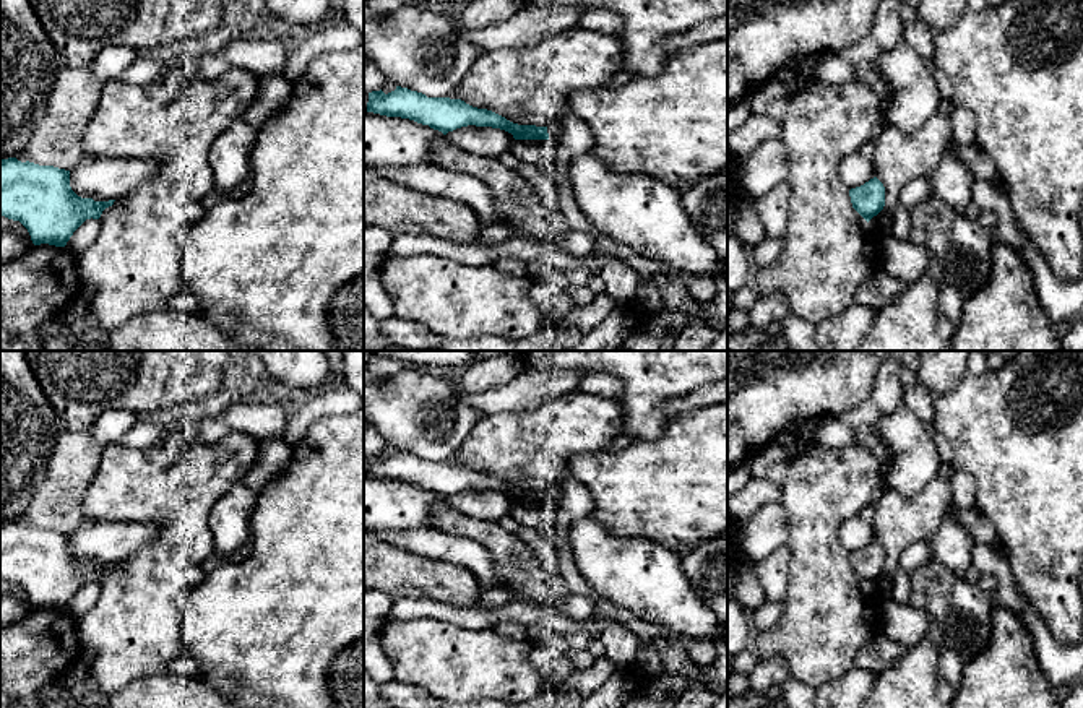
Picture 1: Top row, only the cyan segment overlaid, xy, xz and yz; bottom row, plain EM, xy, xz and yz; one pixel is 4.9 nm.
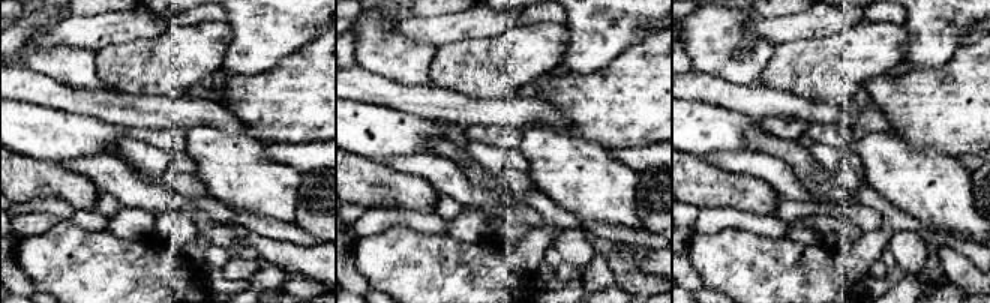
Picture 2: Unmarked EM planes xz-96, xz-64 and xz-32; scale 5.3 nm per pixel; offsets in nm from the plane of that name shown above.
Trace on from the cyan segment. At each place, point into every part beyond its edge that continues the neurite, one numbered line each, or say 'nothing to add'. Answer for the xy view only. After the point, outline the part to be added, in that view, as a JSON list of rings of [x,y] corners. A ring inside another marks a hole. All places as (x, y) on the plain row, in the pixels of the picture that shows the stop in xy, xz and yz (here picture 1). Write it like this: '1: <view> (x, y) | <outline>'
nothing to add

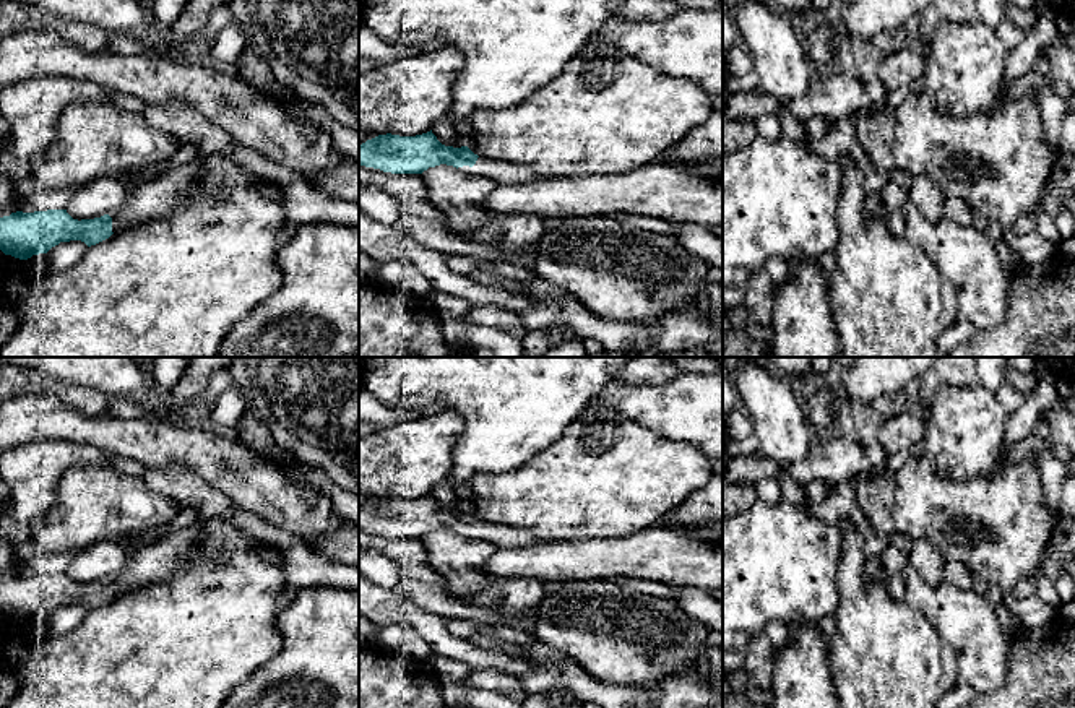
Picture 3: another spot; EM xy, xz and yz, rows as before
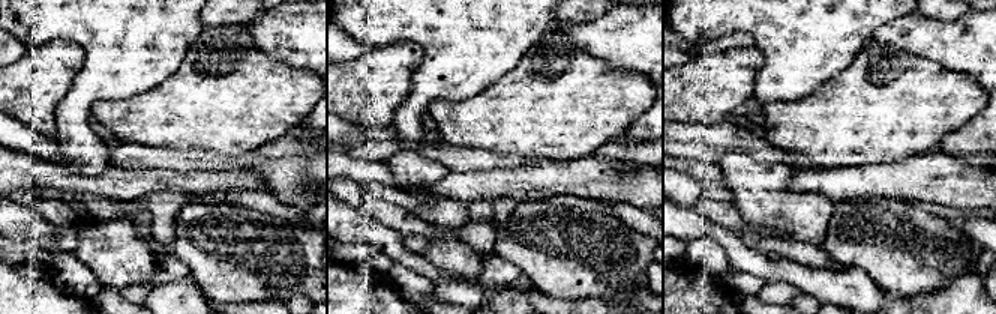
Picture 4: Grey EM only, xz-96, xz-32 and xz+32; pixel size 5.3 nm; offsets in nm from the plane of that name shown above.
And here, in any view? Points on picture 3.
1: xz (502, 536) | [[[479,520],[473,531],[463,529],[458,534],[469,539],[482,539],[495,546],[495,549],[529,547],[533,544],[547,542],[539,541],[531,531],[518,529],[507,525],[487,523]]]

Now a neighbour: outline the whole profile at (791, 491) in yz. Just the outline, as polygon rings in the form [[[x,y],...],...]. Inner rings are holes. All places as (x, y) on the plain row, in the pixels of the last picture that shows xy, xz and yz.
[[[783,474],[778,481],[781,487],[781,500],[804,505],[804,507],[810,505],[804,486],[801,482],[797,482],[788,474]]]

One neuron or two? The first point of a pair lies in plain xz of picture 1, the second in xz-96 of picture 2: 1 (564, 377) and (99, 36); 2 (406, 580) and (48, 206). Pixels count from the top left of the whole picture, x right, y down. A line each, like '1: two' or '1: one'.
1: one
2: two

